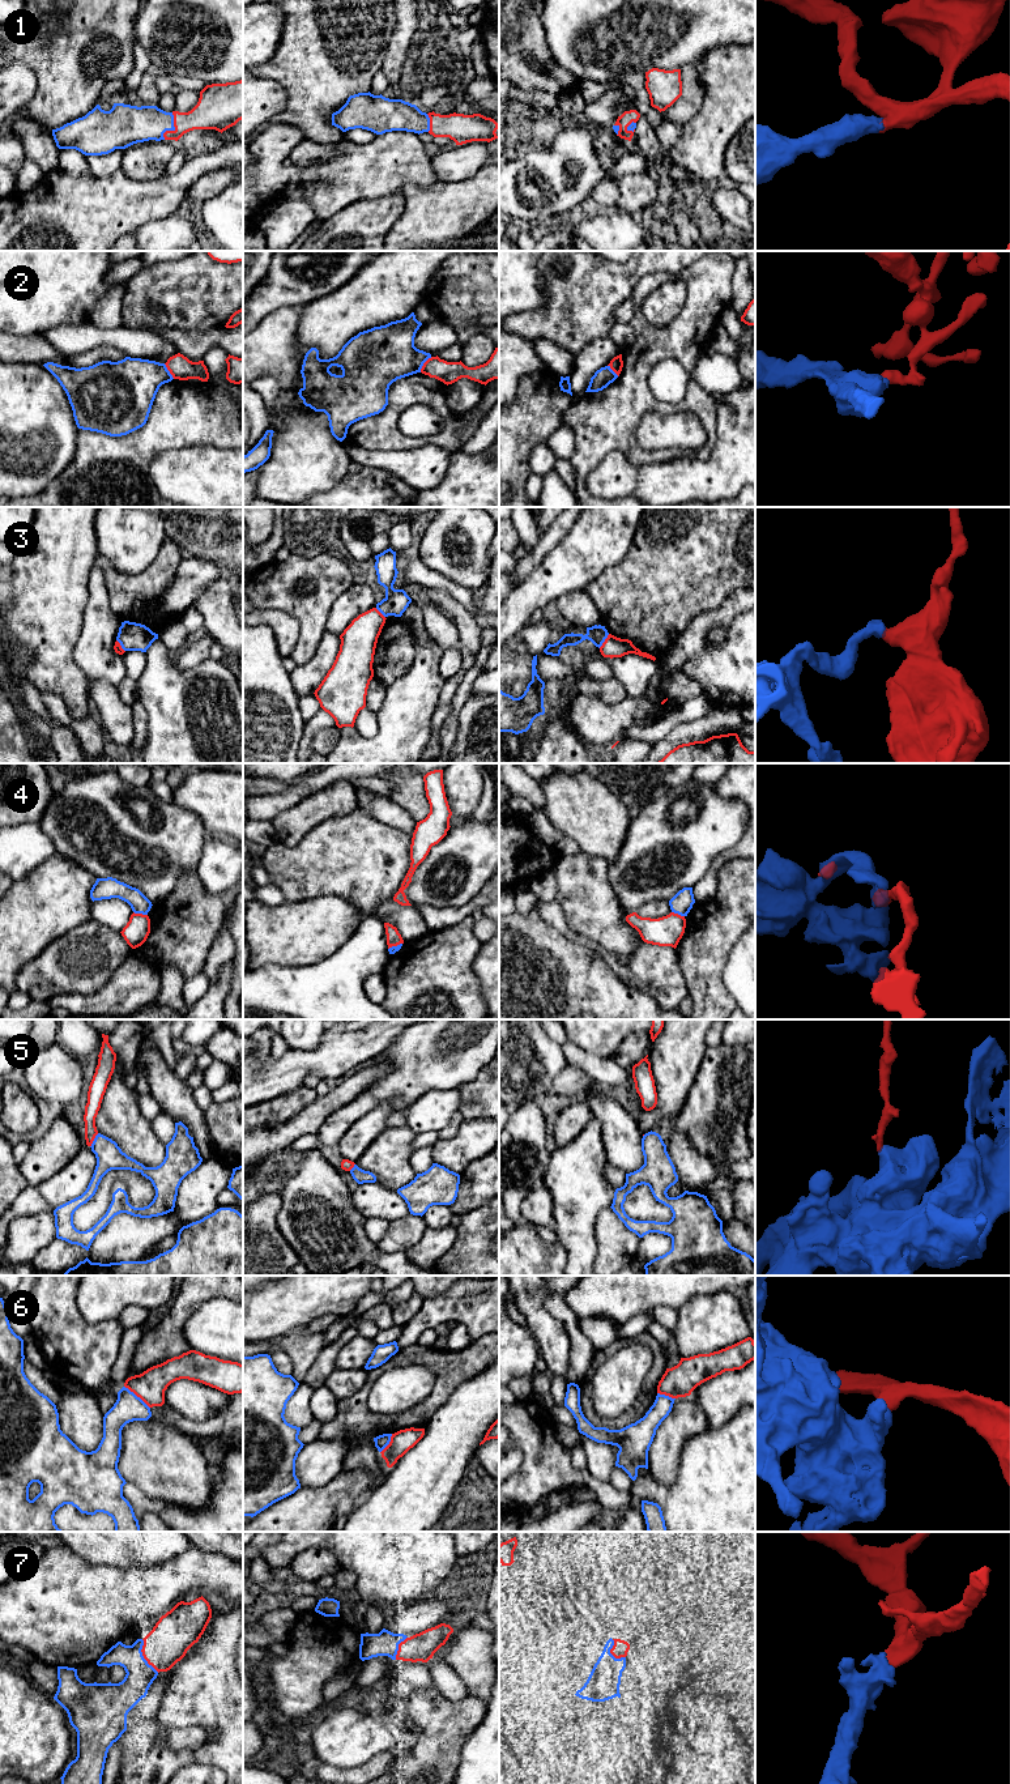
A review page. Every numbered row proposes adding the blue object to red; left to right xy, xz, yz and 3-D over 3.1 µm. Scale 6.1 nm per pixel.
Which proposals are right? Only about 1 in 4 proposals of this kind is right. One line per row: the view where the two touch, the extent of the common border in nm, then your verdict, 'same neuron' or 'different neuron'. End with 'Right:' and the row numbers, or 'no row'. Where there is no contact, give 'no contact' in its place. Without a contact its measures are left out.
1: contact in xy; length 180 nm; same neuron
2: contact in xz; length 120 nm; different neuron
3: contact in yz; length 110 nm; different neuron
4: contact in xy; length 90 nm; different neuron
5: contact in xy; length 100 nm; different neuron
6: contact in xy; length 220 nm; different neuron
7: contact in xy; length 240 nm; same neuron
Right: 1, 7

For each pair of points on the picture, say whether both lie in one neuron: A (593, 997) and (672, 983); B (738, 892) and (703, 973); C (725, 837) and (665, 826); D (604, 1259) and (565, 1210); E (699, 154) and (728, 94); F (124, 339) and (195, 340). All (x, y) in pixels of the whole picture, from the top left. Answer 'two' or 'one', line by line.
A: two
B: one
C: one
D: two
E: one
F: two

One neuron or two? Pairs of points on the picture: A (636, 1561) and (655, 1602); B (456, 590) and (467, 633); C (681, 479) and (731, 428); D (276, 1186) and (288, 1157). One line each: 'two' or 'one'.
A: one
B: two
C: one
D: one

